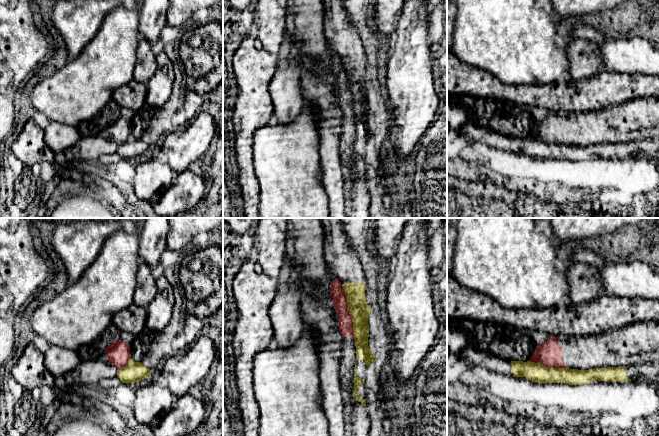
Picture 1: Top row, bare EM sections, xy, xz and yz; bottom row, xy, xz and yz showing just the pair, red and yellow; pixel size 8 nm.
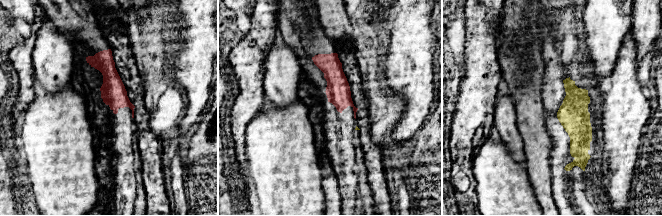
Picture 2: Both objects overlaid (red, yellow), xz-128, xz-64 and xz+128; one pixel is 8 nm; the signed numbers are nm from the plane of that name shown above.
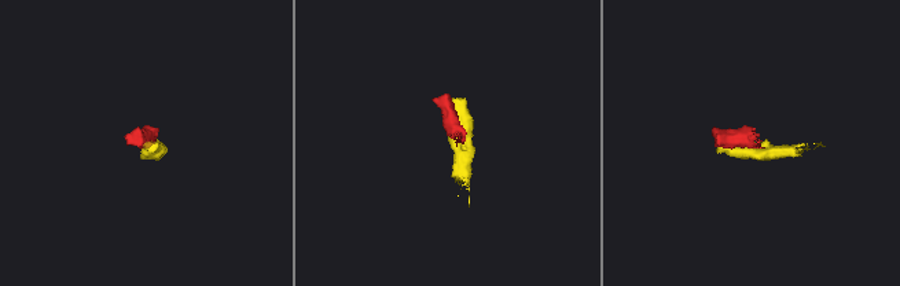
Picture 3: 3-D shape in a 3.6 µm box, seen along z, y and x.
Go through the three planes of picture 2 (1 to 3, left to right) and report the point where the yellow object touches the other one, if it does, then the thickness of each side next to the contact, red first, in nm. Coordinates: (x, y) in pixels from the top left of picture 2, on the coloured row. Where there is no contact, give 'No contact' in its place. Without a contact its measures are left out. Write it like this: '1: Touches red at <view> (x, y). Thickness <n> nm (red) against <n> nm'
1: No contact
2: No contact
3: No contact

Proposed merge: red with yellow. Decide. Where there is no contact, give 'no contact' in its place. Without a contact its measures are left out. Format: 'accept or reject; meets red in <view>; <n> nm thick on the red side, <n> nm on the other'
reject; meets red in xz; 110 nm thick on the red side, 160 nm on the other

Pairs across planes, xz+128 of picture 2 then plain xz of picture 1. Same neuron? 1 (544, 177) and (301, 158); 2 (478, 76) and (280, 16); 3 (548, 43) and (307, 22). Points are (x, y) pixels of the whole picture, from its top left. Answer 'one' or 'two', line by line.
1: two
2: one
3: two

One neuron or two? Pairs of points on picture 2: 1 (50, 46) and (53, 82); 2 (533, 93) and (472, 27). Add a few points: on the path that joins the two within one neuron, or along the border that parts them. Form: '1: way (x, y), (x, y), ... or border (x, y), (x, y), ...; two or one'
1: way (53, 55), (53, 73); one
2: border (499, 32), (498, 63), (502, 78); two

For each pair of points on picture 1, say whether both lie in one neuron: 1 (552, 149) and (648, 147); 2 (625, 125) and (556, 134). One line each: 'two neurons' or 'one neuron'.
1: one neuron
2: one neuron

